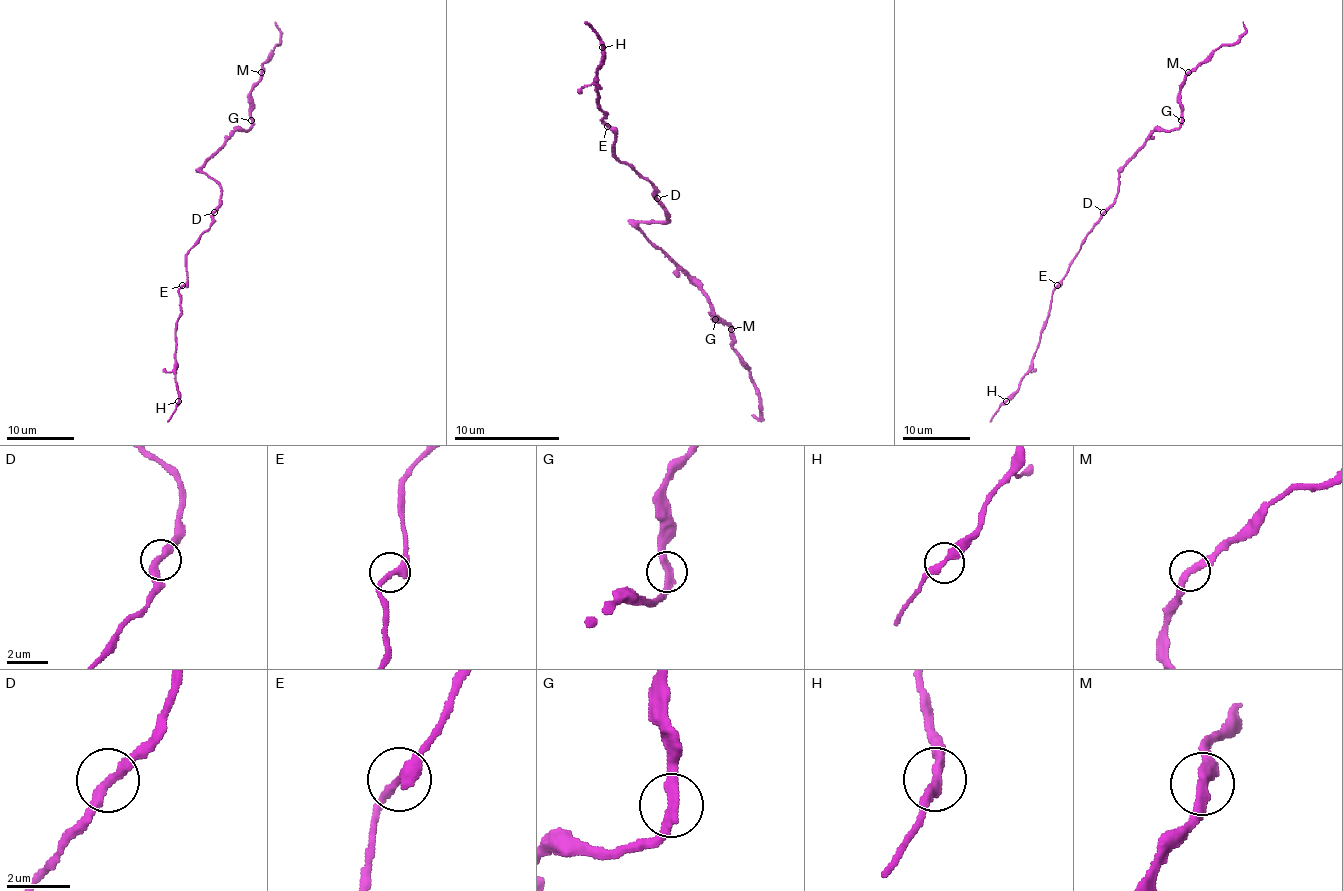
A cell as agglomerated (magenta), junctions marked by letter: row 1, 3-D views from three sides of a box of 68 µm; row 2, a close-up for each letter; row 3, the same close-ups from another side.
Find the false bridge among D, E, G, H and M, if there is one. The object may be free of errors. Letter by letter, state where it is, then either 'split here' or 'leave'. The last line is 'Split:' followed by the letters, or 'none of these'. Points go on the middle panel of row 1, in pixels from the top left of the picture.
D: (657, 198) | leave
E: (607, 126) | leave
G: (715, 319) | leave
H: (602, 47) | leave
M: (731, 329) | split here
Split: M

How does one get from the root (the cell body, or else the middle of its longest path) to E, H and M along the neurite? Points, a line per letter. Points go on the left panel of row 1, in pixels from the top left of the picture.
E: (221, 202), (214, 214), (214, 222), (187, 255), (187, 280), (182, 285)
H: (221, 202), (214, 214), (214, 222), (187, 255), (187, 282), (178, 290), (180, 317), (175, 331), (178, 401)
M: (221, 202), (221, 187), (202, 170), (202, 165), (234, 131), (246, 131), (251, 126), (251, 86), (262, 73)

